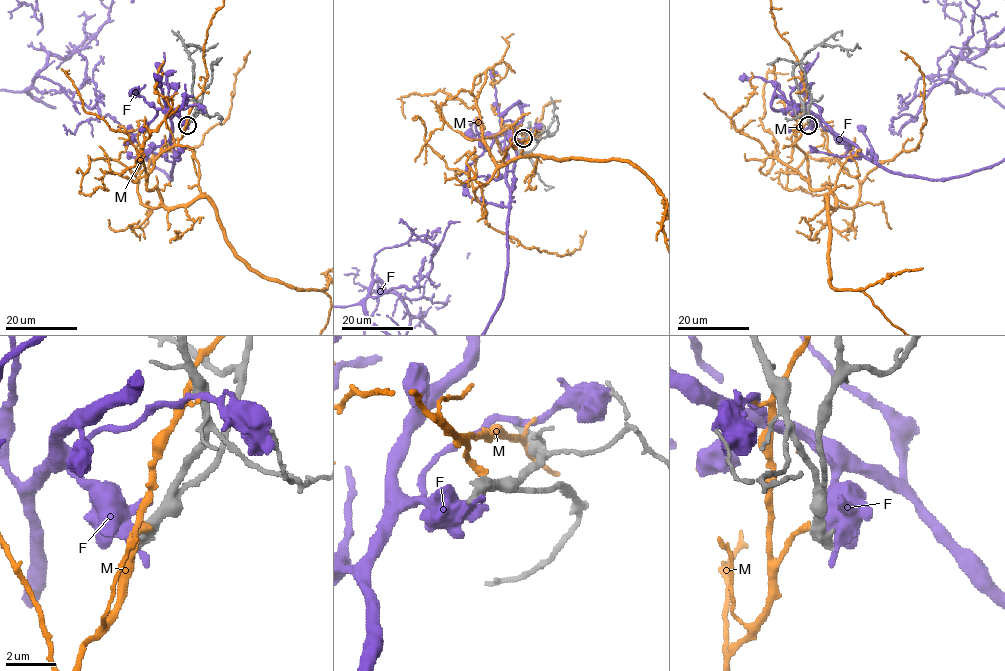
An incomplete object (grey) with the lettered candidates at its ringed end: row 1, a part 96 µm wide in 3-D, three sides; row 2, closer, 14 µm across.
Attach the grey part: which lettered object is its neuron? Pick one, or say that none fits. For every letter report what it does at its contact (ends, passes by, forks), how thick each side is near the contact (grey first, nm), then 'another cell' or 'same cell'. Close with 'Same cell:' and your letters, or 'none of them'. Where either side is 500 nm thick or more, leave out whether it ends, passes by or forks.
F: 400 nm thick on the grey side, 500 nm on the other; another cell
M: it ends there; 400 nm thick on the grey side, 280 nm on the other; another cell
Same cell: none of them

